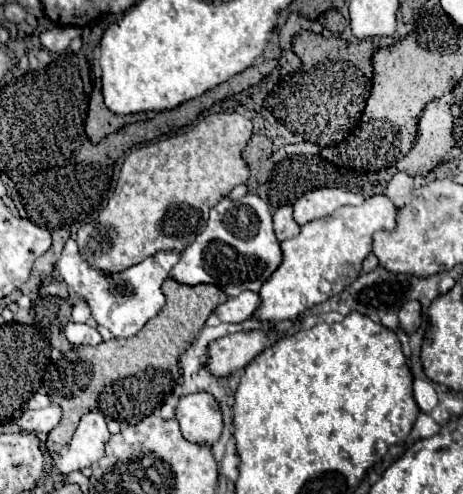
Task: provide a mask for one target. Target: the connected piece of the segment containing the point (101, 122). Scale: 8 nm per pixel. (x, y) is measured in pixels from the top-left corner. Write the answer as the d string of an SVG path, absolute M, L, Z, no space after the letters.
M96 83L92 87L92 93L90 93L88 119L86 119L86 137L92 143L100 143L100 139L108 137L110 133L114 133L114 131L118 131L118 129L122 129L130 123L148 119L148 117L150 117L148 113L134 113L134 115L116 115L116 113L112 113L110 109L106 109L106 105L102 101L100 87Z

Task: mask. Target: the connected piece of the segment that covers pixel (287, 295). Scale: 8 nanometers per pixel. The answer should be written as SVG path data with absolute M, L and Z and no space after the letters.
M386 195L368 197L358 207L340 207L332 215L314 219L302 231L282 241L282 265L262 285L262 307L254 313L262 321L298 319L310 307L324 303L344 291L362 271L362 261L372 253L372 235L376 231L394 231L398 225L398 207Z

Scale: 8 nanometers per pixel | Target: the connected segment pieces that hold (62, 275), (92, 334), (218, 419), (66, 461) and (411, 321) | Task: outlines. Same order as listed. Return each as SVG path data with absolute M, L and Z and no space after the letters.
M68 239L64 251L56 263L52 281L62 281L68 289L68 303L88 303L92 317L98 325L106 327L114 337L132 337L136 335L148 319L152 319L164 305L166 297L162 293L162 283L168 277L168 271L178 263L180 253L154 253L122 273L98 273L82 255L74 239Z
M68 323L64 327L64 333L72 345L98 345L102 341L100 333L88 325L74 325Z
M194 393L180 399L176 413L182 437L196 445L214 445L222 433L222 413L208 393Z
M86 413L80 419L80 425L68 445L66 451L56 459L56 469L60 473L72 473L76 469L84 469L98 461L104 453L104 445L110 439L110 431L106 427L102 413Z
M408 301L406 305L402 305L402 309L398 311L398 319L400 319L402 331L412 335L420 325L420 303L418 301Z

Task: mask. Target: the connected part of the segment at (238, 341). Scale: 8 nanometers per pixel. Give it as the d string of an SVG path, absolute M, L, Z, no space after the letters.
M248 331L222 337L210 345L208 367L214 375L232 375L244 369L262 349L270 345L266 331Z

